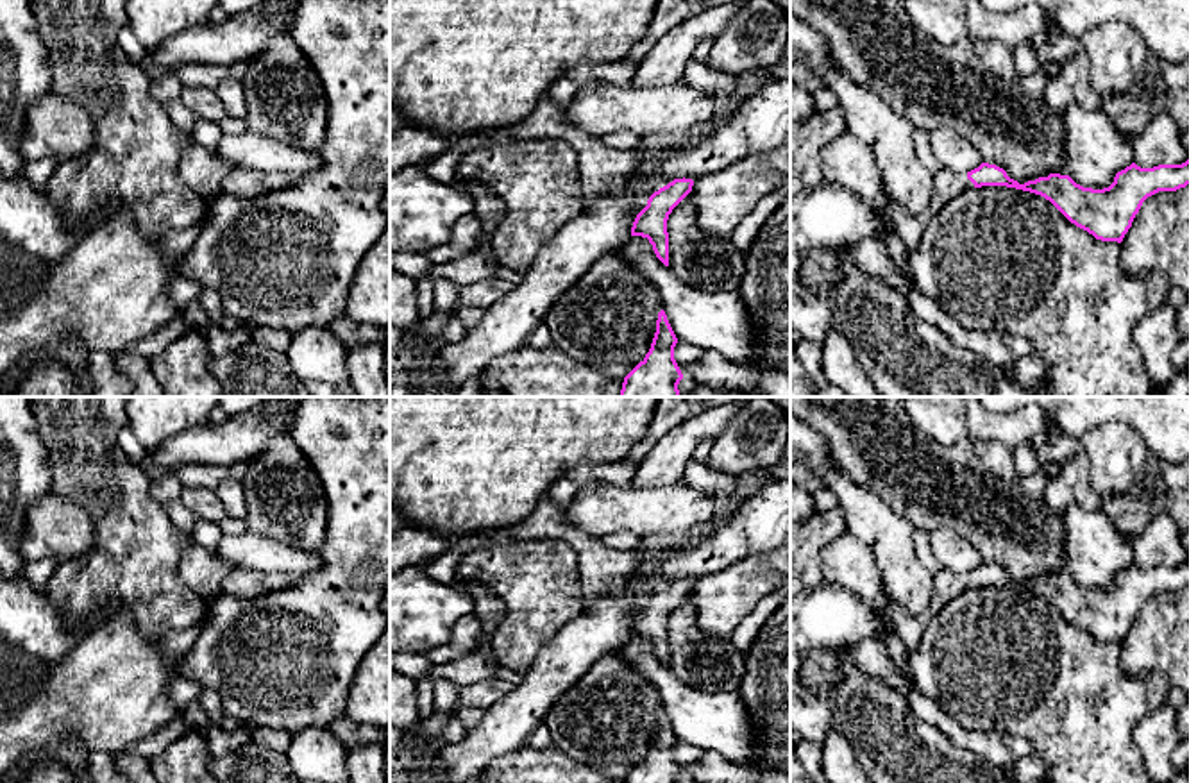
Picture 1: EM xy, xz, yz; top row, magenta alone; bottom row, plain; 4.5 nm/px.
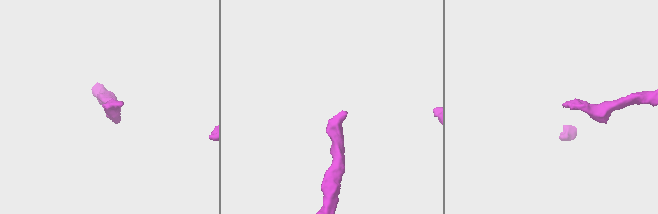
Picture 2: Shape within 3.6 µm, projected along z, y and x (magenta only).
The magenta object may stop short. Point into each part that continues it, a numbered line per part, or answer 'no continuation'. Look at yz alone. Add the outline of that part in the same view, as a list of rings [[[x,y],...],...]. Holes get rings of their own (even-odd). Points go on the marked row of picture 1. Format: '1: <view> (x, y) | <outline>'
1: yz (826, 217) | [[[939,168],[933,173],[933,189],[932,200],[926,209],[919,215],[912,215],[905,206],[889,198],[887,207],[881,213],[876,213],[869,204],[862,200],[860,195],[830,182],[821,182],[806,193],[796,195],[790,198],[790,277],[799,270],[799,265],[806,252],[815,248],[831,248],[847,247],[849,243],[862,238],[881,238],[885,231],[894,231],[908,252],[914,252],[923,238],[926,225],[932,218],[955,197],[974,188],[967,179],[967,172],[953,172],[948,168]]]

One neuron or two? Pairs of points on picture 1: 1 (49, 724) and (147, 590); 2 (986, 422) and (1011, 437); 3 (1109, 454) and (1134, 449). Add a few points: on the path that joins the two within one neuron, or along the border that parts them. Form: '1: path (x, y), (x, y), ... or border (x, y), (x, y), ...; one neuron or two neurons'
1: border (113, 610), (127, 608), (143, 635), (160, 639); two neurons
2: path (991, 428), (1005, 431); one neuron
3: path (1114, 454), (1129, 453); one neuron

